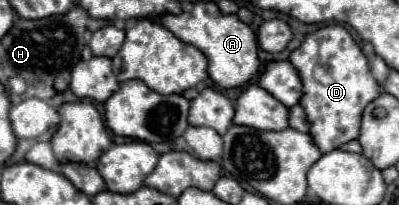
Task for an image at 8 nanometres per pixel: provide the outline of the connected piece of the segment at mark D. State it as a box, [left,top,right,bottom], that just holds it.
[290,25,380,153]

